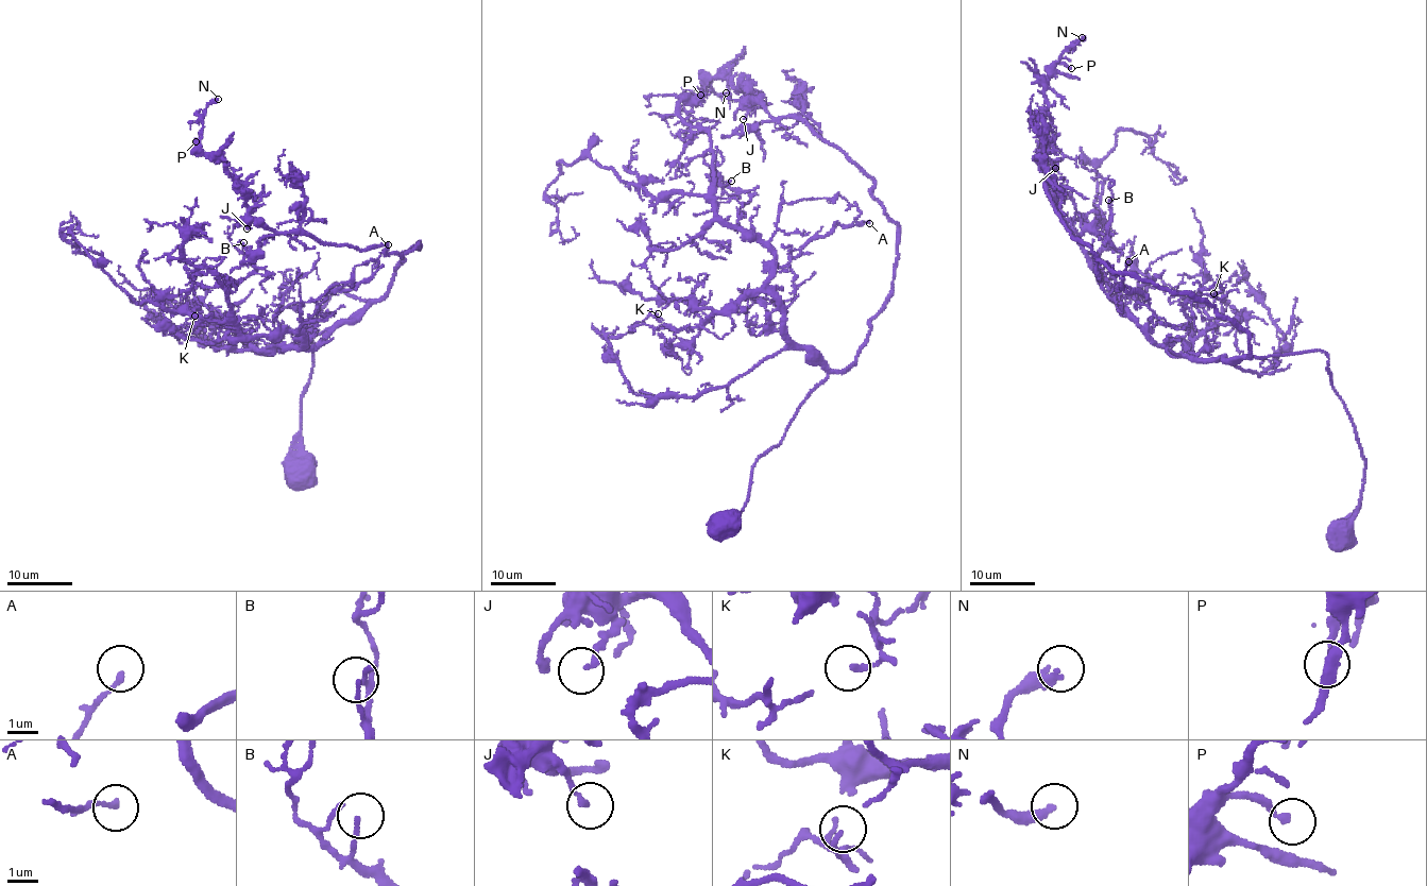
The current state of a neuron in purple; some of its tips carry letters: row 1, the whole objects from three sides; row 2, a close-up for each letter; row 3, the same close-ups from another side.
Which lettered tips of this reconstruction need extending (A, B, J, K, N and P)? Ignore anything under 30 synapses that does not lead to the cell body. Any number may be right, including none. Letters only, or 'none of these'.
none of these

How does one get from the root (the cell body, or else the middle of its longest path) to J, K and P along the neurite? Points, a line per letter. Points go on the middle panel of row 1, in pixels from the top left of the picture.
J: (726, 524), (804, 397), (854, 361), (893, 290), (898, 251), (898, 225), (841, 151), (754, 102), (743, 119)
K: (726, 524), (827, 365), (784, 350), (695, 396), (636, 395), (606, 337), (658, 313)
P: (726, 524), (804, 397), (854, 361), (893, 290), (898, 225), (801, 119), (770, 118), (727, 78), (700, 95)

